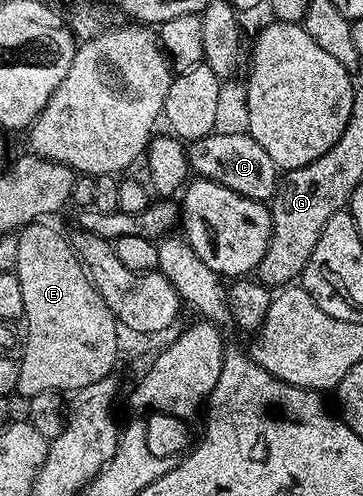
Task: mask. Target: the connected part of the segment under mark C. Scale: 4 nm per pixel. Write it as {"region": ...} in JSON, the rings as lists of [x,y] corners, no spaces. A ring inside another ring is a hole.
{"region":[[[246,131],[210,133],[207,137],[190,142],[186,152],[190,172],[204,181],[215,181],[221,187],[229,187],[229,191],[237,195],[264,203],[270,202],[275,195],[277,170],[273,159],[269,159],[269,151],[265,151],[265,147],[261,147],[261,143],[254,141]]]}

